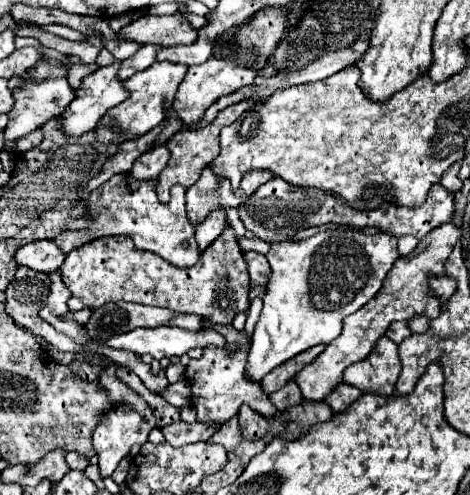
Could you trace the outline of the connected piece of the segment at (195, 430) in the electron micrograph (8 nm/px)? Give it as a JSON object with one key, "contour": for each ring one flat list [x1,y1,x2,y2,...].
{"contour":[[178,421,178,423,172,423,172,425,166,425,162,427,162,433,166,437,166,441,172,445,172,447,182,447,182,445,188,445,188,443,198,443,198,441,208,441,214,431,218,427,206,427,204,423,184,423,184,421]]}

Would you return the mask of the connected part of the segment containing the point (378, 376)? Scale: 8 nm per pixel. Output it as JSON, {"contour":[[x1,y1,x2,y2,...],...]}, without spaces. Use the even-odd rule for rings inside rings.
{"contour":[[382,337,368,359,358,361,344,371,344,383,358,387,362,393,390,397,394,395,398,375,400,375,398,345,388,337]]}

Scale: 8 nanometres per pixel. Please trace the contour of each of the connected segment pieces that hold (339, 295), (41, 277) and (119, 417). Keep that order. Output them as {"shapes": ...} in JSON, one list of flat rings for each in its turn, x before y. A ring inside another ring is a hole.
{"shapes":[[[350,229,348,233,328,231,328,233,318,233,310,239,300,239,300,241,286,239,286,241,270,243,270,251,266,253,266,259,270,263,270,277,268,277,266,295,264,295,264,307,256,323,250,351,248,351,246,379,260,383,266,373,286,363,288,359,296,357,298,353,314,345,320,345,320,343,328,345,330,341,334,341,342,331,344,317,364,307,380,291,384,277,388,275,394,261,398,259,396,241,398,239,392,235,378,233,374,237,368,237,359,229]],[[18,267,16,271,16,279,14,283,10,283,10,287,6,289,6,313,22,327,26,327,28,331,32,331,34,335,42,337,44,341,48,341,48,345,60,349,60,351,72,351,72,353,80,353,82,355,82,347,78,343,74,343,68,335,56,331,50,323,46,323,38,311,44,307,44,301,46,301,46,295,48,295,48,287,50,287,50,281,46,281,46,273,36,273,28,267]],[[110,363,100,373,100,379,98,379,100,387,104,391,108,391,110,399,114,399,114,403,116,403,116,407,102,417,100,425,94,431,94,449,96,449,98,459,100,459,98,465,100,465,100,477,102,479,110,477,114,473,114,469,118,467,118,463,124,457,128,457,128,453,130,453,130,449,132,449,134,443,146,443,148,441,148,433,156,427,156,419,152,415,152,409,148,407,148,403,136,391,132,391,128,385,124,385,122,381,118,381,116,369,118,369,118,365]]]}

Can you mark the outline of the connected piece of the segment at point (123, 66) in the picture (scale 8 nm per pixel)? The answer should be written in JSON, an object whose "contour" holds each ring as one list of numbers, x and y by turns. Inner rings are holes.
{"contour":[[144,45,136,51,134,57,120,61,120,69,118,69,118,79,128,79,132,73,144,71,146,67,150,67,156,61,156,53,158,53,158,45]]}

